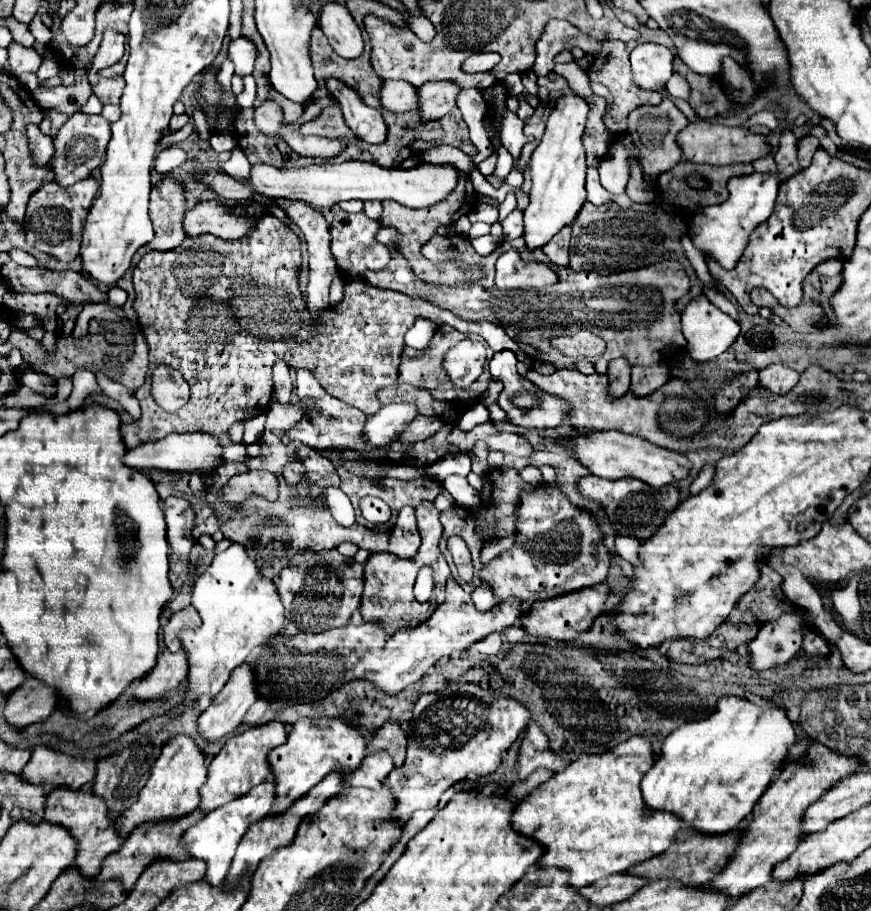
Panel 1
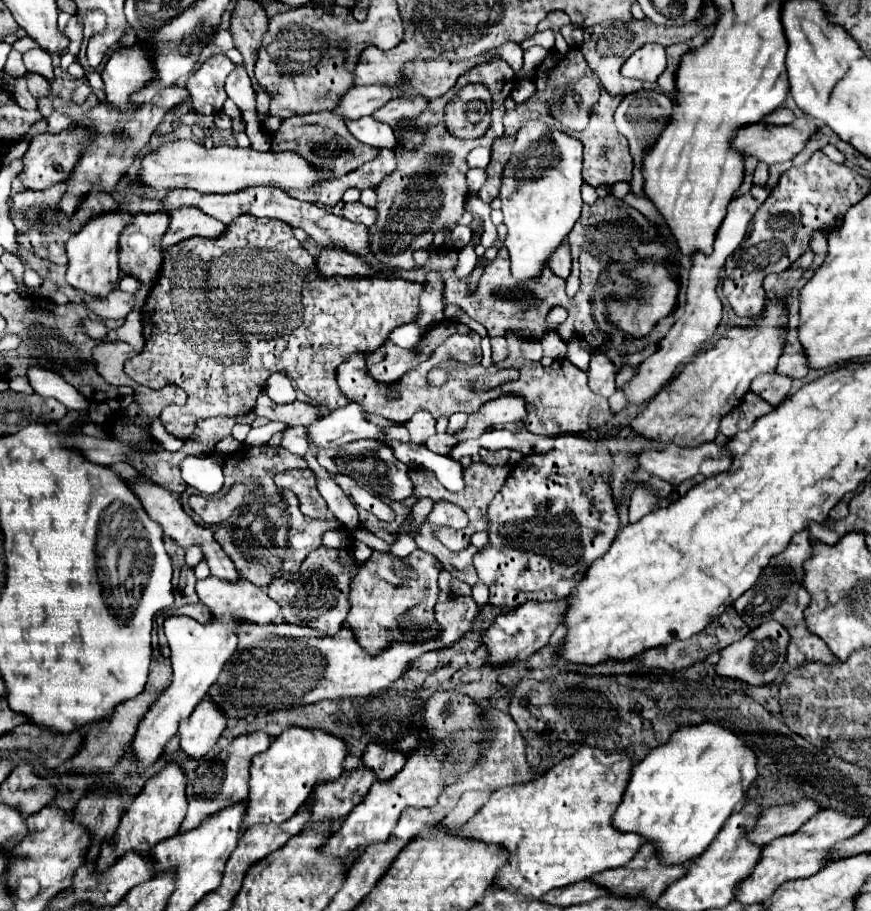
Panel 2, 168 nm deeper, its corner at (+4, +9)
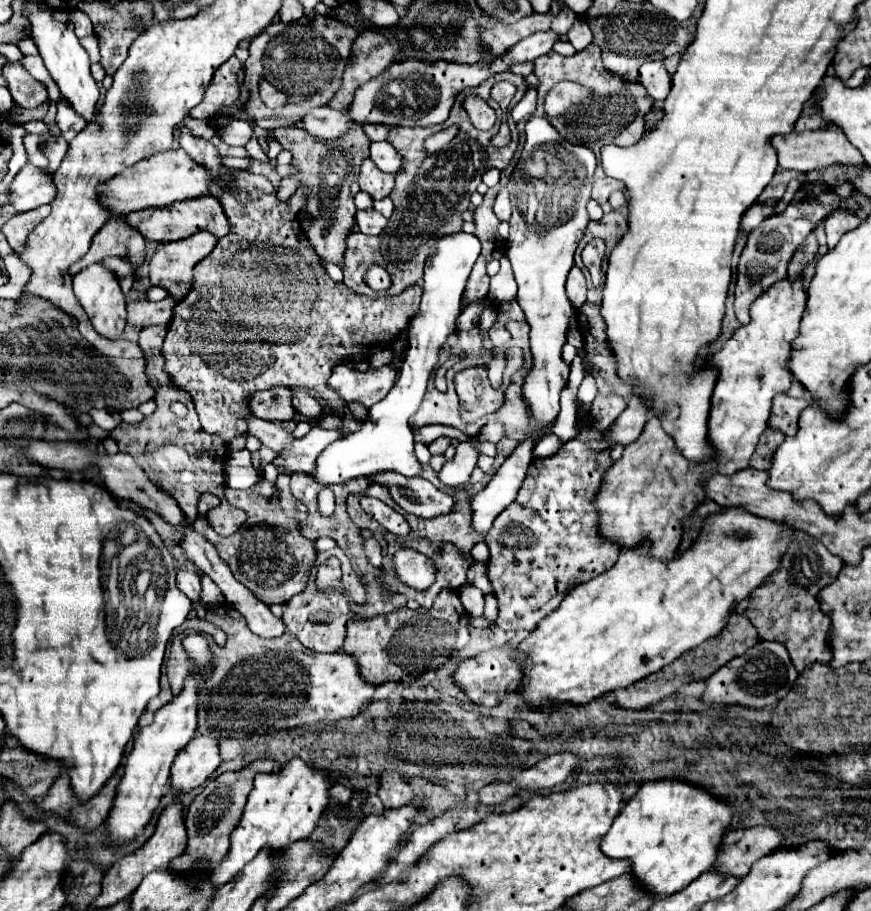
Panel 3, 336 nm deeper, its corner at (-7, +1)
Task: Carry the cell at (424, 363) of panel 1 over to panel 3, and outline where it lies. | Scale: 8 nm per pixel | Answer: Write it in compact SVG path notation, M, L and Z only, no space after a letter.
M340 364L332 370L332 376L328 378L328 386L344 402L348 404L356 402L356 404L362 404L364 408L370 408L382 398L386 398L386 394L390 392L396 380L396 374L398 372L390 366L384 366L380 370L358 372Z

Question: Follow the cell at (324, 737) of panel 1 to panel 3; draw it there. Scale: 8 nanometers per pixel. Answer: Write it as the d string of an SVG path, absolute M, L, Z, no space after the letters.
M300 758L290 760L278 774L258 774L244 814L230 834L230 850L210 878L212 886L230 882L230 878L234 878L260 850L268 848L270 854L276 856L286 852L292 842L306 840L328 806L330 786L332 778L326 772L306 766Z

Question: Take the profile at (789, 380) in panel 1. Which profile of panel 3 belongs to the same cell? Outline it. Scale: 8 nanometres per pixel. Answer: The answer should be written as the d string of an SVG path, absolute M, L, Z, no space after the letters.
M778 394L772 404L772 416L770 416L770 428L780 430L784 436L794 436L798 432L798 418L802 410L808 406L804 398L792 398L788 394Z

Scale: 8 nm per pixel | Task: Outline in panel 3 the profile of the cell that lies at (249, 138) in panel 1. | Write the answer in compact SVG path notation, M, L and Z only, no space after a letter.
M266 80L260 82L260 96L268 108L280 108L286 104L286 96L282 92L278 92L274 86L270 86Z

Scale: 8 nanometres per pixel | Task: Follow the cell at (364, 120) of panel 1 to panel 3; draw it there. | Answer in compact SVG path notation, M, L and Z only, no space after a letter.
M372 142L370 144L370 160L384 172L396 176L402 170L402 156L390 146L390 142Z

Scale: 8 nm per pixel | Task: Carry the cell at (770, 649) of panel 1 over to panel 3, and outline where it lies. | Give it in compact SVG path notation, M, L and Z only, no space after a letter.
M762 640L754 648L750 648L748 654L732 658L718 672L714 672L706 680L706 690L702 694L702 700L710 706L740 704L746 708L760 710L766 706L774 706L774 702L780 702L788 694L796 678L798 678L798 672L792 666L786 648L780 642Z

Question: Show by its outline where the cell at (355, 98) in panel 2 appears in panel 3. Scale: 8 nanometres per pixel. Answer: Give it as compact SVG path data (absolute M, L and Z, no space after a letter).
M320 106L310 110L302 120L300 128L306 130L310 136L328 140L328 138L338 138L342 136L354 122L350 122L350 116L346 110L330 110L328 106Z

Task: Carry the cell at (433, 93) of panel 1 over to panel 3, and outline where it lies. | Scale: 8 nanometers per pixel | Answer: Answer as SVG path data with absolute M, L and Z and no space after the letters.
M366 124L366 126L362 126L364 128L364 132L366 132L366 136L368 136L368 140L370 142L378 142L378 140L386 140L386 134L388 134L388 126L374 126L374 124Z

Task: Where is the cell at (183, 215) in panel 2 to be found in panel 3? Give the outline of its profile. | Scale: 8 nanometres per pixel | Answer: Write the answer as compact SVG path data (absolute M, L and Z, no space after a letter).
M194 234L182 242L168 242L162 246L162 250L156 250L156 254L150 258L150 282L154 286L164 286L170 290L170 296L182 300L190 290L192 290L192 268L206 258L214 246L216 246L216 238L212 234Z

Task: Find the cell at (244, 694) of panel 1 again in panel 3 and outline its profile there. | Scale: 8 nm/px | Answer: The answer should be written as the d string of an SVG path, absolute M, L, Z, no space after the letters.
M206 736L190 740L188 746L172 762L170 770L172 794L178 798L202 786L218 766L220 766L220 754L216 740Z

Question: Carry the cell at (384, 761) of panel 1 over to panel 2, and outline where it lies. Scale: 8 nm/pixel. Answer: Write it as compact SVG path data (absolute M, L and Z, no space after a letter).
M371 768L345 770L337 780L319 782L315 786L315 802L311 820L343 820L351 808L355 808L375 782L375 772Z

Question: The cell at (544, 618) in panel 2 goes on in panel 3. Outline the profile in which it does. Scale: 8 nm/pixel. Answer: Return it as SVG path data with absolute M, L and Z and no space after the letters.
M506 644L506 646L500 646L500 648L492 648L488 652L482 652L476 658L462 660L452 674L454 684L458 688L466 690L470 702L486 706L486 708L496 706L496 700L502 700L508 694L508 690L514 690L518 686L520 678L522 678L522 672L520 672L520 666L518 666L518 660L522 658L522 654L514 656L514 652L516 650L510 644Z

